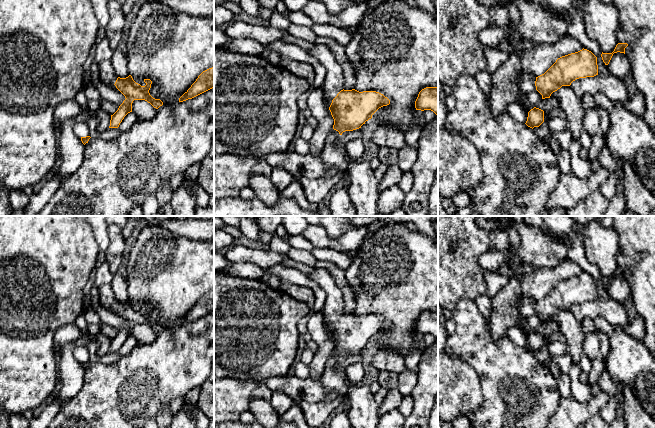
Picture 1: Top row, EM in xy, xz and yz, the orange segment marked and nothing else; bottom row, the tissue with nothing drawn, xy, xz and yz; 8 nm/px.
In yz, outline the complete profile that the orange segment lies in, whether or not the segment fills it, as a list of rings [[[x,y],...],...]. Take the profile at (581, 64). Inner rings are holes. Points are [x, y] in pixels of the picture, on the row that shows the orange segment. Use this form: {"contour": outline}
{"contour": [[[589,50],[562,56],[542,75],[534,77],[529,73],[518,77],[518,86],[523,94],[537,90],[542,99],[550,98],[551,94],[562,86],[570,86],[579,78],[598,75],[597,57]]]}

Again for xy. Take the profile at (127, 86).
{"contour": [[[110,59],[101,61],[98,67],[100,70],[100,81],[105,85],[117,88],[126,98],[118,110],[111,115],[109,128],[119,127],[124,117],[132,112],[134,100],[145,100],[156,109],[163,105],[160,99],[155,99],[150,95],[149,90],[152,84],[150,79],[144,79],[146,85],[141,86],[133,80],[131,75],[126,78],[120,78],[116,75]]]}

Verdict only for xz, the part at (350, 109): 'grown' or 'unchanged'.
grown

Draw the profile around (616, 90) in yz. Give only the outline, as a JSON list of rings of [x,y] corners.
[[[611,74],[576,79],[571,83],[570,88],[580,99],[586,94],[604,92],[610,100],[620,102],[624,106],[630,98],[625,79],[615,78]]]

